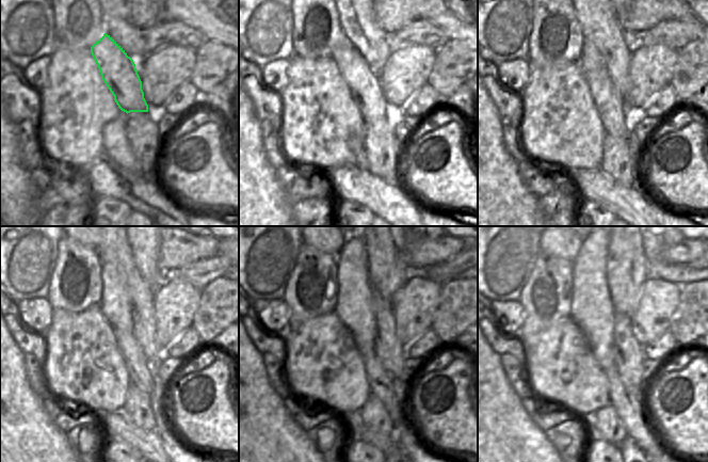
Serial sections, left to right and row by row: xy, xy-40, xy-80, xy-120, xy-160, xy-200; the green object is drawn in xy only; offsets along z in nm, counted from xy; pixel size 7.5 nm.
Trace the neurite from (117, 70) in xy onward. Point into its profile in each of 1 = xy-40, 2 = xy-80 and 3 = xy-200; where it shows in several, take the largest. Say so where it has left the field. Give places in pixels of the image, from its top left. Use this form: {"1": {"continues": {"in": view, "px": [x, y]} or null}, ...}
{"1": {"continues": {"in": "xy-40", "px": [365, 88]}}, "2": {"continues": {"in": "xy-80", "px": [615, 113]}}, "3": {"continues": {"in": "xy-200", "px": [625, 400]}}}

